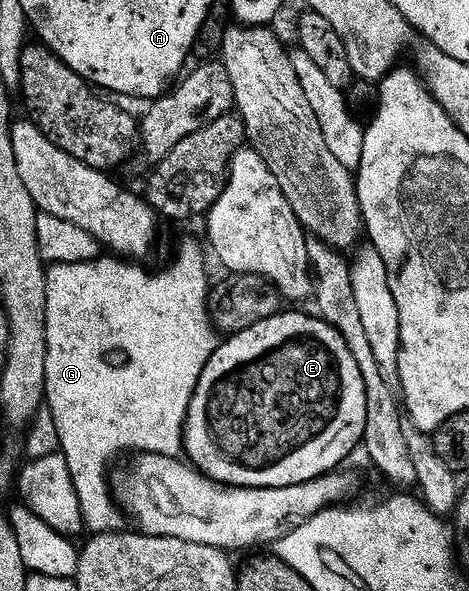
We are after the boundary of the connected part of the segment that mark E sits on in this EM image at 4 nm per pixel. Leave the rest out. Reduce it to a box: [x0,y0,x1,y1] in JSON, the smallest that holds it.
[183,309,366,487]

